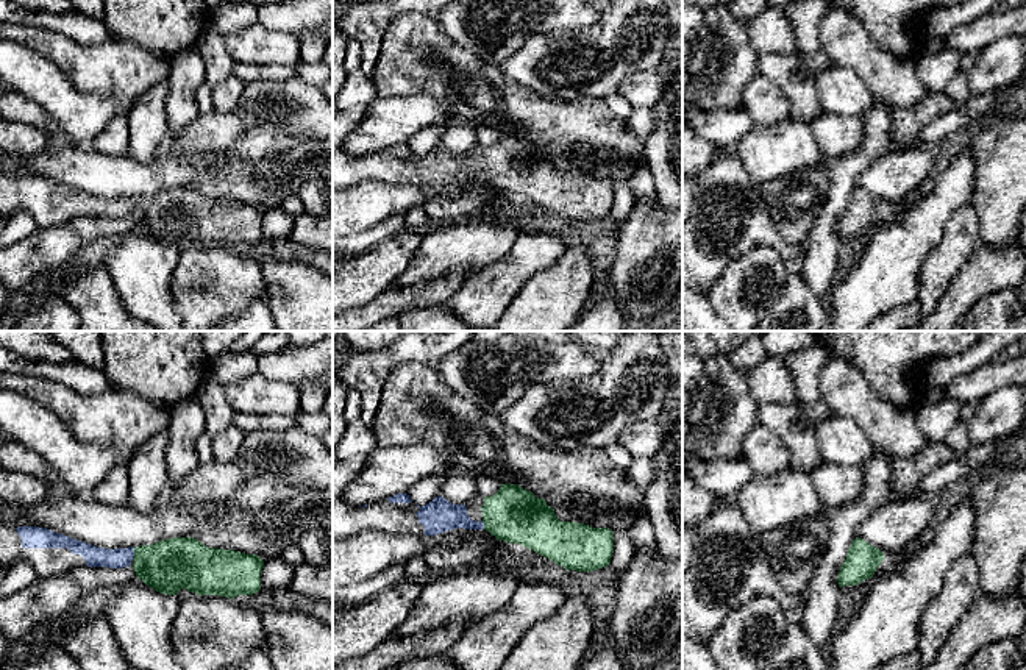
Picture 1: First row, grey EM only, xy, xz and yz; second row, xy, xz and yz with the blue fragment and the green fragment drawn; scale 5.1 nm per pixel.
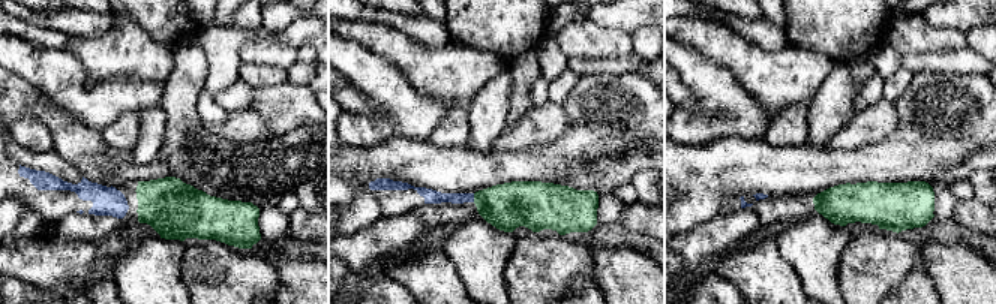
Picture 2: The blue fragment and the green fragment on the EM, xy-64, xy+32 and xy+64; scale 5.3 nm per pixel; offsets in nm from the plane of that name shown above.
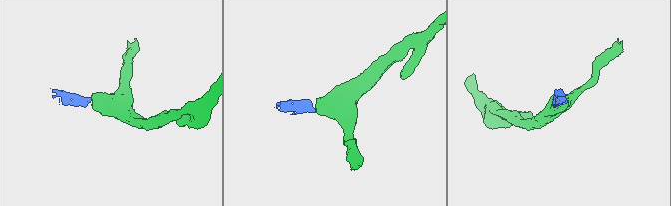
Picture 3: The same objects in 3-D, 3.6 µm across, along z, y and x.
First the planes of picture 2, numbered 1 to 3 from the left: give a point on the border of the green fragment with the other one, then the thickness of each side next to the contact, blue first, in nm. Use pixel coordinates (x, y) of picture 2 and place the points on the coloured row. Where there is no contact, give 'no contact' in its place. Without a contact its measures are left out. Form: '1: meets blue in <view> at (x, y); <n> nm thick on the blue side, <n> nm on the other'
1: no contact
2: meets blue in xy+32 at (473, 198); 80 nm thick on the blue side, 240 nm on the other
3: no contact

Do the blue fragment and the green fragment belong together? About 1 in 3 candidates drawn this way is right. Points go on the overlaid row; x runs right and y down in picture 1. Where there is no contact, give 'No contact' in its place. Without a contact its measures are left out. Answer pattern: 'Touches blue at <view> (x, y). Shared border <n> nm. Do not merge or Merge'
Touches blue at xy (133, 553). Shared border 60 nm. Merge

